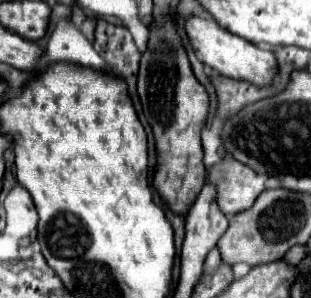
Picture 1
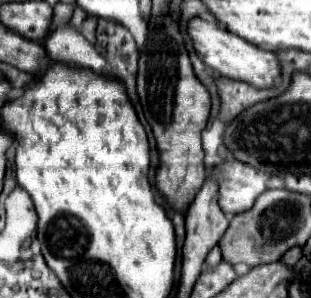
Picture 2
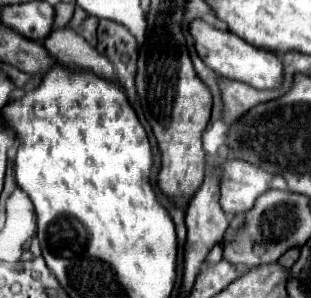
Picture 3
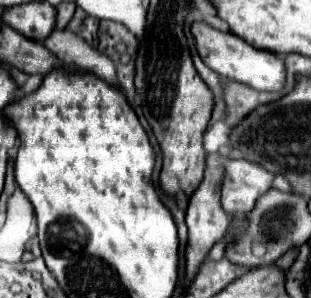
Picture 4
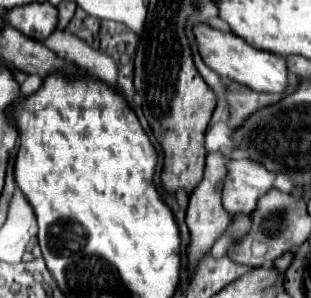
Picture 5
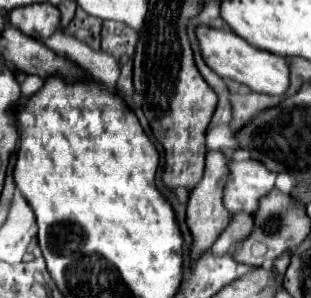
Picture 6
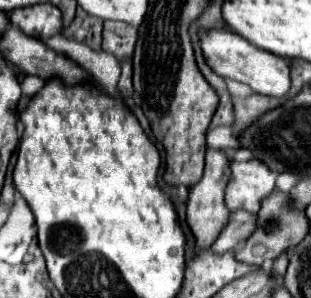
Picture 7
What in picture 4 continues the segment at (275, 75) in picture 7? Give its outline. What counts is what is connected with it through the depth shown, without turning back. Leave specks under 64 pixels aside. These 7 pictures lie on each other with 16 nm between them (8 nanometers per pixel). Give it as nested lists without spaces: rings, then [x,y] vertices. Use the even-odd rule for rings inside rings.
[[[206,22],[192,24],[192,34],[196,38],[198,54],[204,60],[208,68],[212,68],[220,78],[242,82],[254,90],[260,92],[280,92],[286,84],[286,66],[284,60],[272,52],[264,52],[258,48],[252,48],[246,40],[240,40],[240,36],[232,32],[222,32],[212,28]]]

